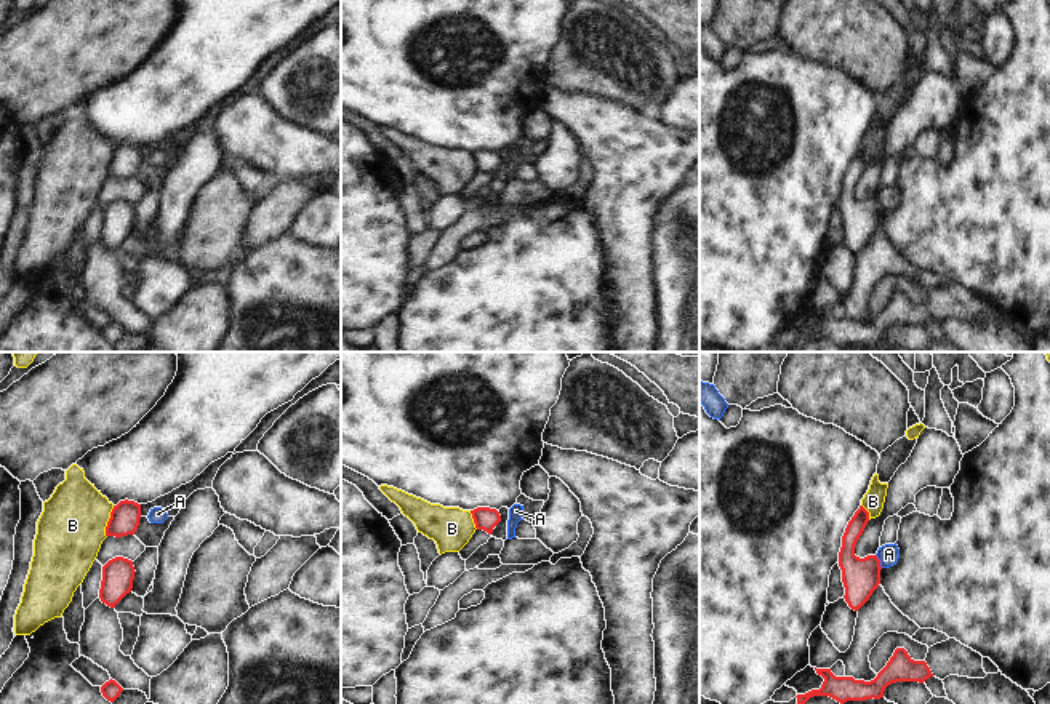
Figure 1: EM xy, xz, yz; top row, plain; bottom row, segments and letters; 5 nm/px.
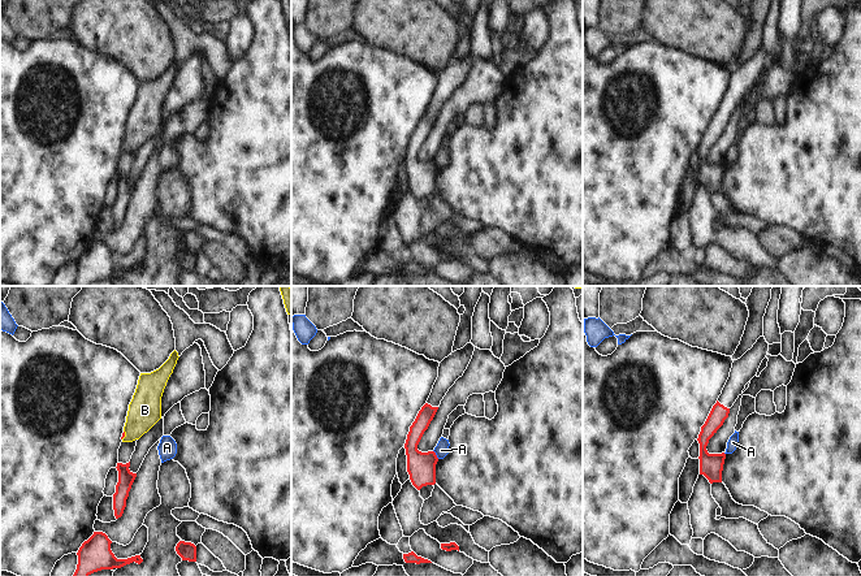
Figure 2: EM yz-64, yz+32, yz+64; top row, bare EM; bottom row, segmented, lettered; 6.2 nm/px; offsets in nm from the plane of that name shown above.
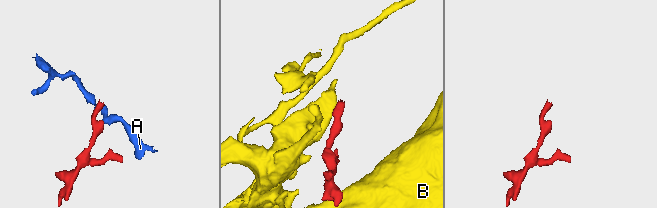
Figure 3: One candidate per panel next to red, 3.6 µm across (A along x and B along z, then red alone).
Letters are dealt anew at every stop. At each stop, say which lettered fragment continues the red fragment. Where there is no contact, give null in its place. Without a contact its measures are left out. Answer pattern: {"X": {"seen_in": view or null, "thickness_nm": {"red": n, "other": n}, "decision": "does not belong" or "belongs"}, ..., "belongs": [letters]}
{"A": {"seen_in": "yz", "thickness_nm": {"red": 190, "other": 110}, "decision": "does not belong"}, "B": {"seen_in": "xy", "thickness_nm": {"red": 150, "other": 340}, "decision": "does not belong"}, "belongs": []}

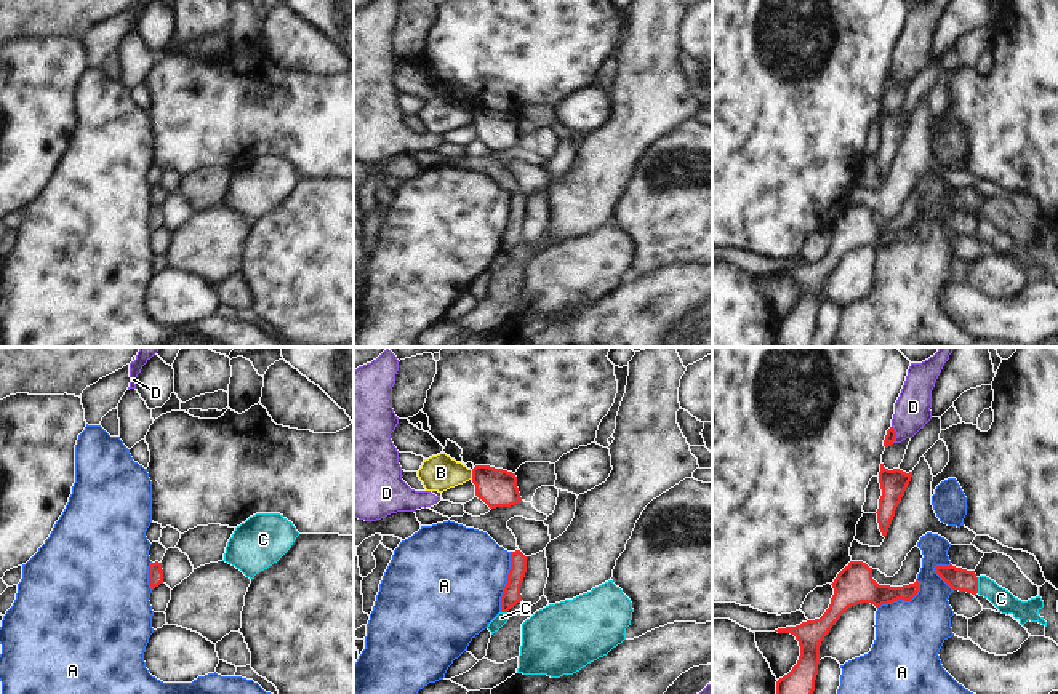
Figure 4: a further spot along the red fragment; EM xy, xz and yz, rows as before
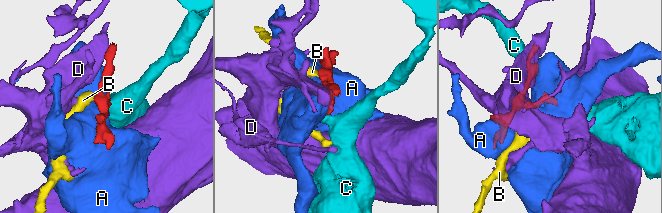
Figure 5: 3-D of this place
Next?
{"A": {"seen_in": "xz", "thickness_nm": {"red": 90, "other": 480}, "decision": "does not belong"}, "B": {"seen_in": "xz", "thickness_nm": {"red": 190, "other": 180}, "decision": "does not belong"}, "C": {"seen_in": "yz", "thickness_nm": {"red": 110, "other": 100}, "decision": "does not belong"}, "D": {"seen_in": "yz", "thickness_nm": {"red": 50, "other": 180}, "decision": "does not belong"}, "belongs": []}

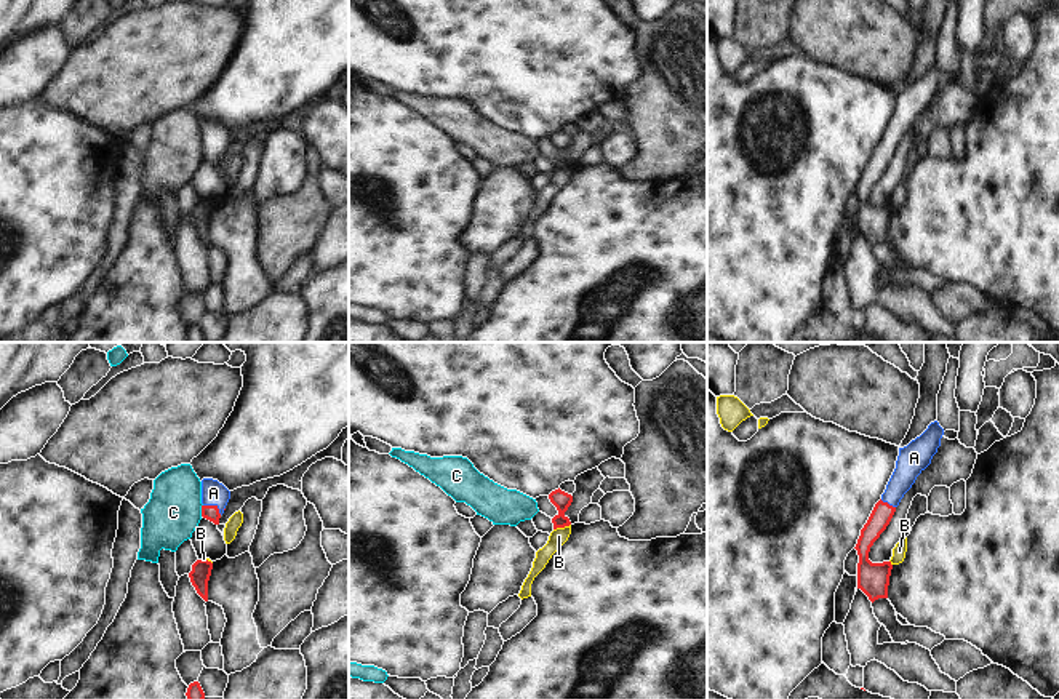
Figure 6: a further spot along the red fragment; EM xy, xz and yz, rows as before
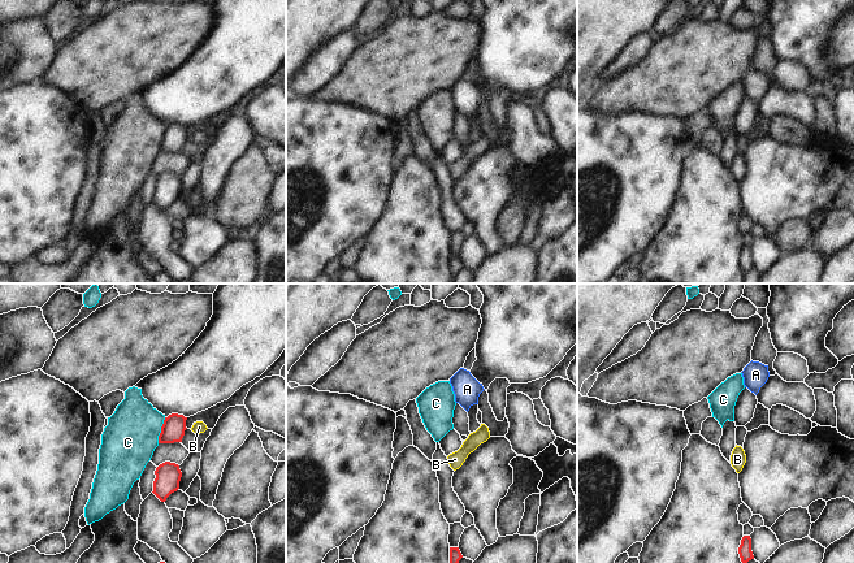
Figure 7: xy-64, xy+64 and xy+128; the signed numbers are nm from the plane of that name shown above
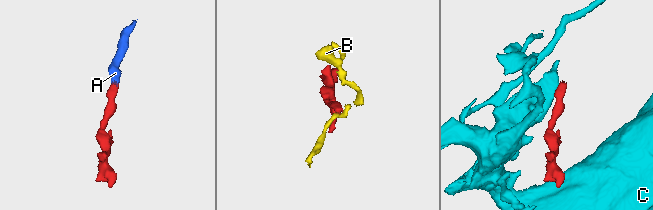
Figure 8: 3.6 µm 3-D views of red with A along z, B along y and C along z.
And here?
{"A": {"seen_in": "xy", "thickness_nm": {"red": 80, "other": 130}, "decision": "belongs"}, "B": {"seen_in": "xz", "thickness_nm": {"red": 90, "other": 90}, "decision": "does not belong"}, "C": {"seen_in": "xy", "thickness_nm": {"red": 80, "other": 280}, "decision": "does not belong"}, "belongs": ["A"]}

